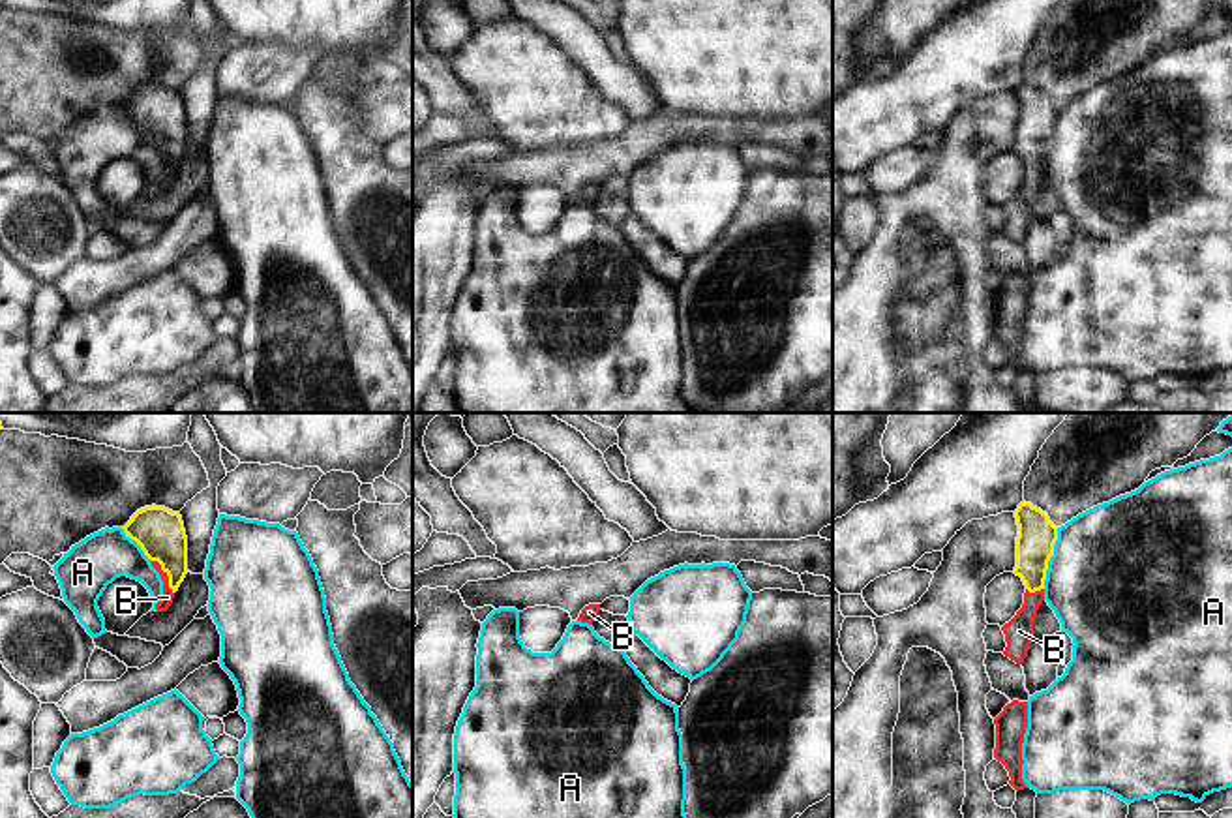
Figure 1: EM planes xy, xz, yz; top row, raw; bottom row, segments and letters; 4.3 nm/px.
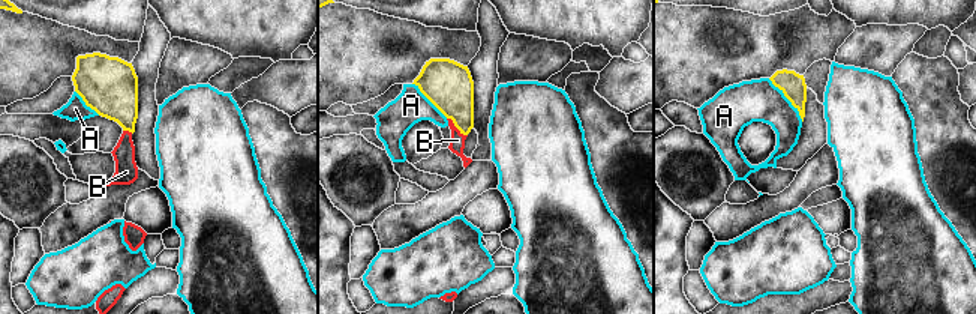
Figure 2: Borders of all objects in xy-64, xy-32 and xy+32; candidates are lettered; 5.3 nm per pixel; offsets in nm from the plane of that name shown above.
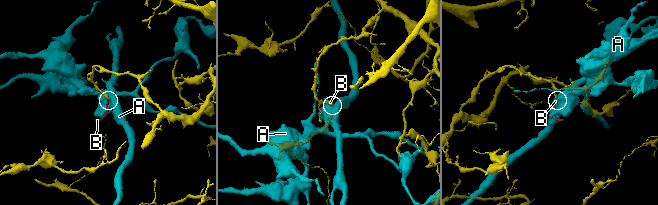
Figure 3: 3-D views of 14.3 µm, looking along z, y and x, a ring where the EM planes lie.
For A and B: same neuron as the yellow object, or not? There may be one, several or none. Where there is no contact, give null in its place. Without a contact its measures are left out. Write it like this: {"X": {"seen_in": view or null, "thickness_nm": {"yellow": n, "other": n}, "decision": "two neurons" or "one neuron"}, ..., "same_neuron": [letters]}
{"A": {"seen_in": "yz", "thickness_nm": {"yellow": 160, "other": 480}, "decision": "two neurons"}, "B": {"seen_in": "xy", "thickness_nm": {"yellow": 200, "other": 50}, "decision": "one neuron"}, "same_neuron": ["B"]}

